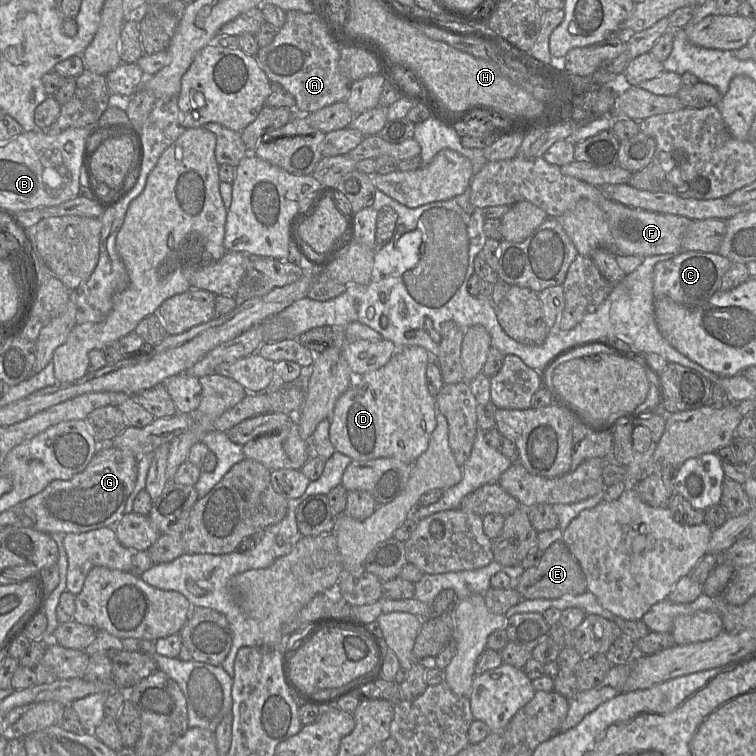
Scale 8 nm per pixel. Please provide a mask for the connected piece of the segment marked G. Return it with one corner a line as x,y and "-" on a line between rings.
110,444
100,445
84,471
69,480
54,480
14,510
21,526
47,534
81,533
114,527
124,515
126,501
137,479
137,457

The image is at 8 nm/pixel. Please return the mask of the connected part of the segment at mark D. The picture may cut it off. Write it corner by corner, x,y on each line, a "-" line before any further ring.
421,346
396,348
396,353
386,365
362,375
361,380
351,385
337,400
330,417
329,436
336,451
352,460
394,458
414,464
429,445
430,436
437,426
435,397
428,391
426,369
428,352

